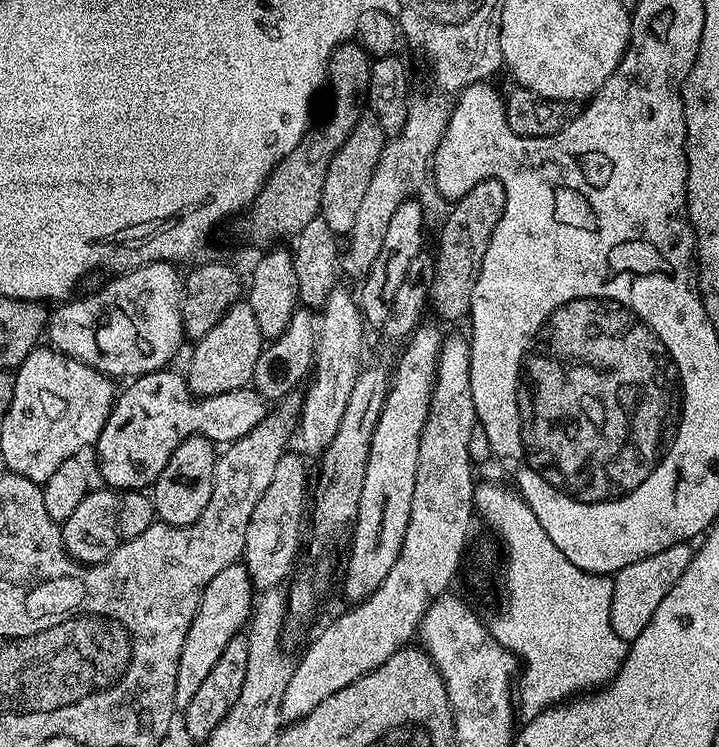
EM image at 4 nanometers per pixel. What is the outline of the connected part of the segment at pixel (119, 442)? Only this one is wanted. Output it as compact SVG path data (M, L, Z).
M173 370L148 372L144 376L135 377L128 389L121 391L112 405L112 413L106 418L106 426L102 426L102 434L94 445L94 453L100 459L100 476L105 485L112 490L148 490L156 483L158 474L170 462L170 454L178 450L178 446L188 436L211 433L211 428L220 420L220 412L228 412L228 437L229 441L242 438L254 430L266 419L270 408L262 395L249 386L230 390L226 394L218 394L207 398L194 398L188 389L188 381Z

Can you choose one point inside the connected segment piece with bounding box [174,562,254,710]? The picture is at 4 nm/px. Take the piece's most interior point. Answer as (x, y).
(226, 606)

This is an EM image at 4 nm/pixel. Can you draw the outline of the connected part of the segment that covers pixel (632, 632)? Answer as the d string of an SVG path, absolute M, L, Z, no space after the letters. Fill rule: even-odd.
M691 543L675 544L670 546L670 550L650 554L650 558L642 558L642 562L634 562L611 577L613 598L610 602L610 626L614 626L618 638L630 642L646 630L646 622L650 622L650 618L654 618L654 610L658 610L658 602L666 598L672 585L682 578L686 566L690 566L693 551Z

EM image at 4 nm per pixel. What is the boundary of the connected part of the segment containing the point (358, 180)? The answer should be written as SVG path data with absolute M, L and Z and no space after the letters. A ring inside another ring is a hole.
M364 118L356 125L346 142L334 154L330 162L330 170L326 170L326 186L322 190L320 215L326 226L337 234L347 234L354 226L354 217L358 214L358 206L362 206L362 197L370 186L370 178L374 178L374 166L378 166L378 158L382 154L386 137L378 127L375 119Z

